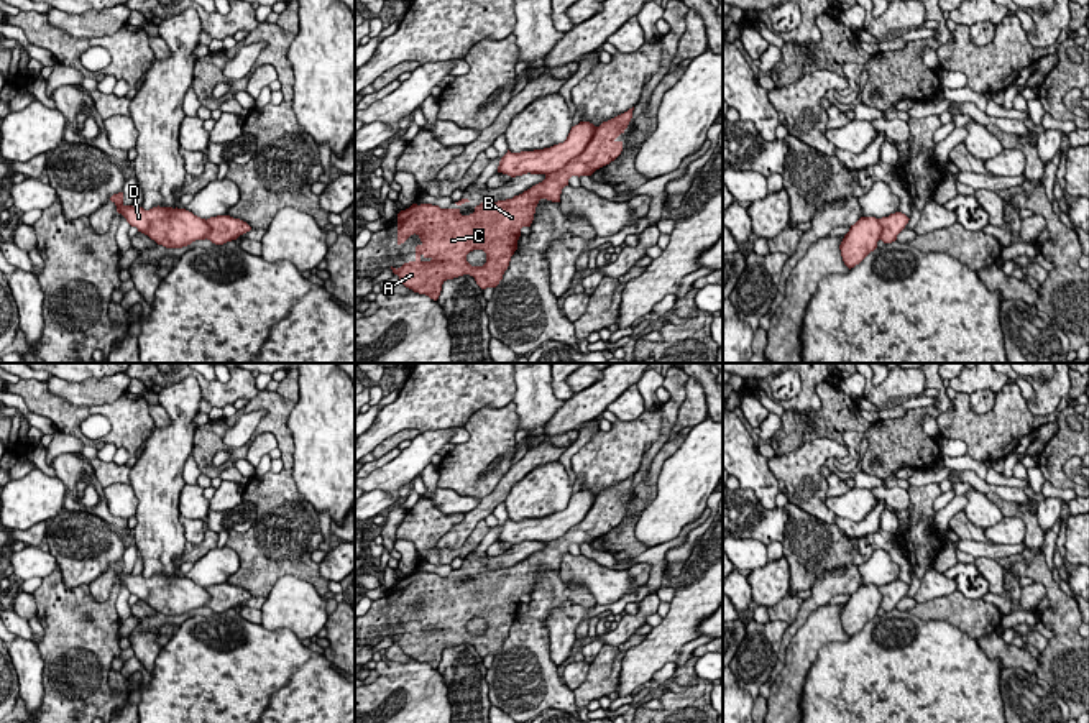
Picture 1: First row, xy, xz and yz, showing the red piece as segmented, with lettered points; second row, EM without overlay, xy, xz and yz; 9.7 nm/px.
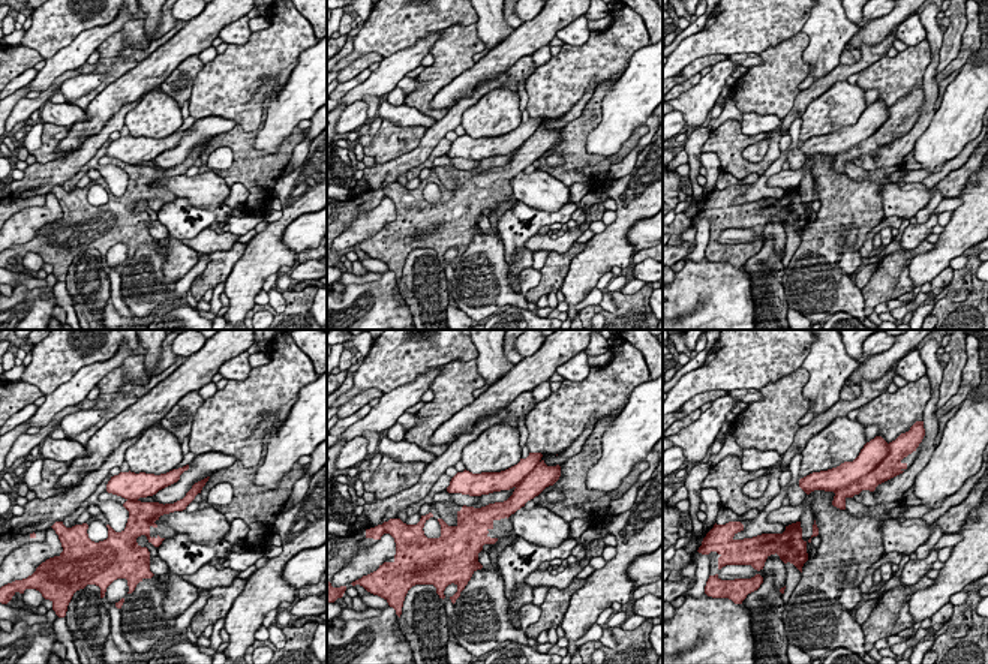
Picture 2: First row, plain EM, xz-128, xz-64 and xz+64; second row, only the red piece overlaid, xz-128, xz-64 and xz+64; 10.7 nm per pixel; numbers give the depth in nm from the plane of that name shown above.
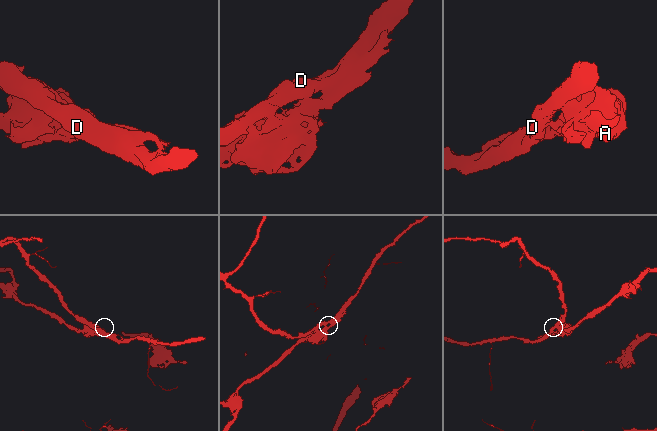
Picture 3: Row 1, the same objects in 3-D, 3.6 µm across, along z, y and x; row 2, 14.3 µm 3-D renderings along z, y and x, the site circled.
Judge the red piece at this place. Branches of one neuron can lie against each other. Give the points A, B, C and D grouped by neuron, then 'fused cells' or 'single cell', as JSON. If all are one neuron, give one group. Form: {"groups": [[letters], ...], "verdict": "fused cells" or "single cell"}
{"groups": [["A", "B", "C"], ["D"]], "verdict": "fused cells"}

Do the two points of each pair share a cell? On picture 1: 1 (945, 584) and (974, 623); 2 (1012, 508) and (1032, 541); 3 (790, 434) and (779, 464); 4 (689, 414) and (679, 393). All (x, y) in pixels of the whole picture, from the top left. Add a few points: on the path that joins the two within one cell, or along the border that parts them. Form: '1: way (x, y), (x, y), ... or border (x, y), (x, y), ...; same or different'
1: border (956, 590), (917, 603); different
2: way (1020, 515), (1032, 526), (1032, 533); same
3: border (817, 437), (776, 457); different
4: border (687, 380), (685, 400), (679, 408), (669, 437); different

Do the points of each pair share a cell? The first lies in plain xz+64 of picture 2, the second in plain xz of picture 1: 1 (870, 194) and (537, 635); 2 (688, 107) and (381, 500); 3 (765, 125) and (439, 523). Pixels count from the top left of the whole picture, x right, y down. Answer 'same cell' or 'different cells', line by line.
1: same cell
2: different cells
3: different cells

